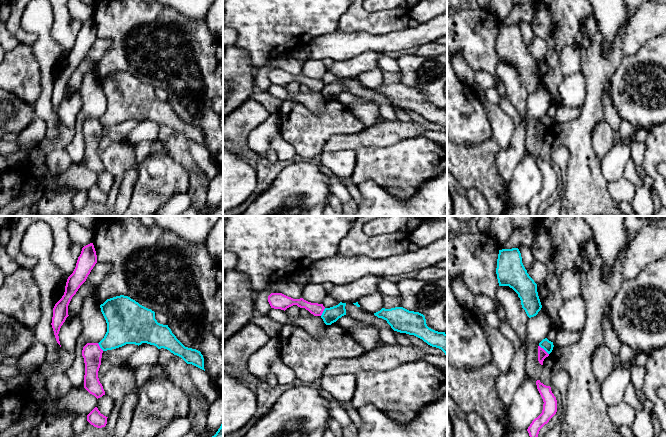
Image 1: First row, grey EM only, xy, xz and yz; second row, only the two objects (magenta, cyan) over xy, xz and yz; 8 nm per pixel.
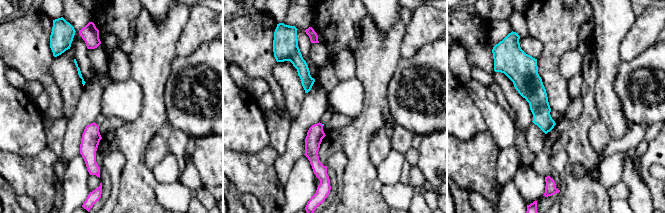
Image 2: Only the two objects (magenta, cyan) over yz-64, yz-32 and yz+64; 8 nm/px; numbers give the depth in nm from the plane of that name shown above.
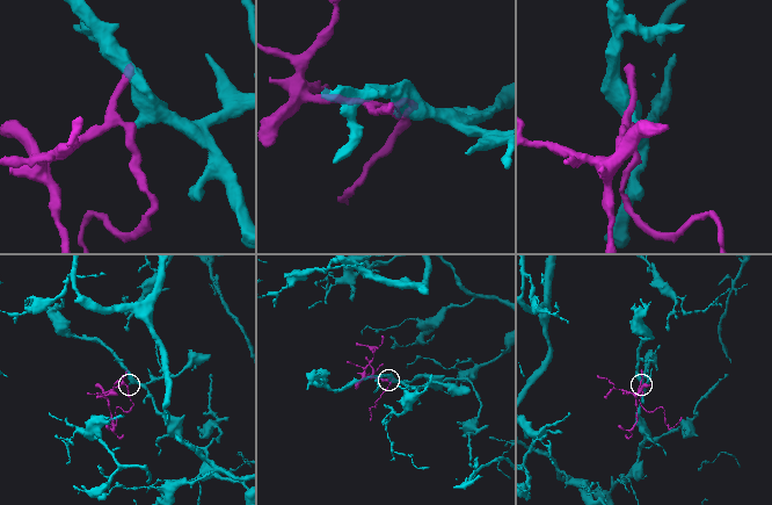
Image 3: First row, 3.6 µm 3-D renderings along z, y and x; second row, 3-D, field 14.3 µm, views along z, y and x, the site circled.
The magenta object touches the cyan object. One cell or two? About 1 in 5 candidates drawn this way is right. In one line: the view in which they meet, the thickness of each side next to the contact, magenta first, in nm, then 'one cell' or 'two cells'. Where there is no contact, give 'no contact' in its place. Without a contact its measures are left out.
contact in yz; calibres 80 and 90 nm; two cells

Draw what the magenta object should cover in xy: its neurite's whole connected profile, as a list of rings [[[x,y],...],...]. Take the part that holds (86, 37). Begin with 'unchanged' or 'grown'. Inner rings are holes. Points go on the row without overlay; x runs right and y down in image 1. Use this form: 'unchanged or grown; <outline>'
unchanged; [[[90,19],[82,24],[81,30],[78,33],[76,43],[73,49],[68,53],[65,68],[62,74],[55,80],[53,84],[52,104],[57,119],[59,117],[59,107],[68,91],[68,81],[72,73],[76,70],[80,62],[86,57],[91,46],[97,39],[97,31],[93,19]]]

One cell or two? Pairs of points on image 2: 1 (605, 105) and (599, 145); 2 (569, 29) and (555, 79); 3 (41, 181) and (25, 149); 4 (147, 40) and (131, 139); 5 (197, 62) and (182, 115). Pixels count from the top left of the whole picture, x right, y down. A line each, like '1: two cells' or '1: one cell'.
1: two cells
2: one cell
3: two cells
4: one cell
5: one cell

